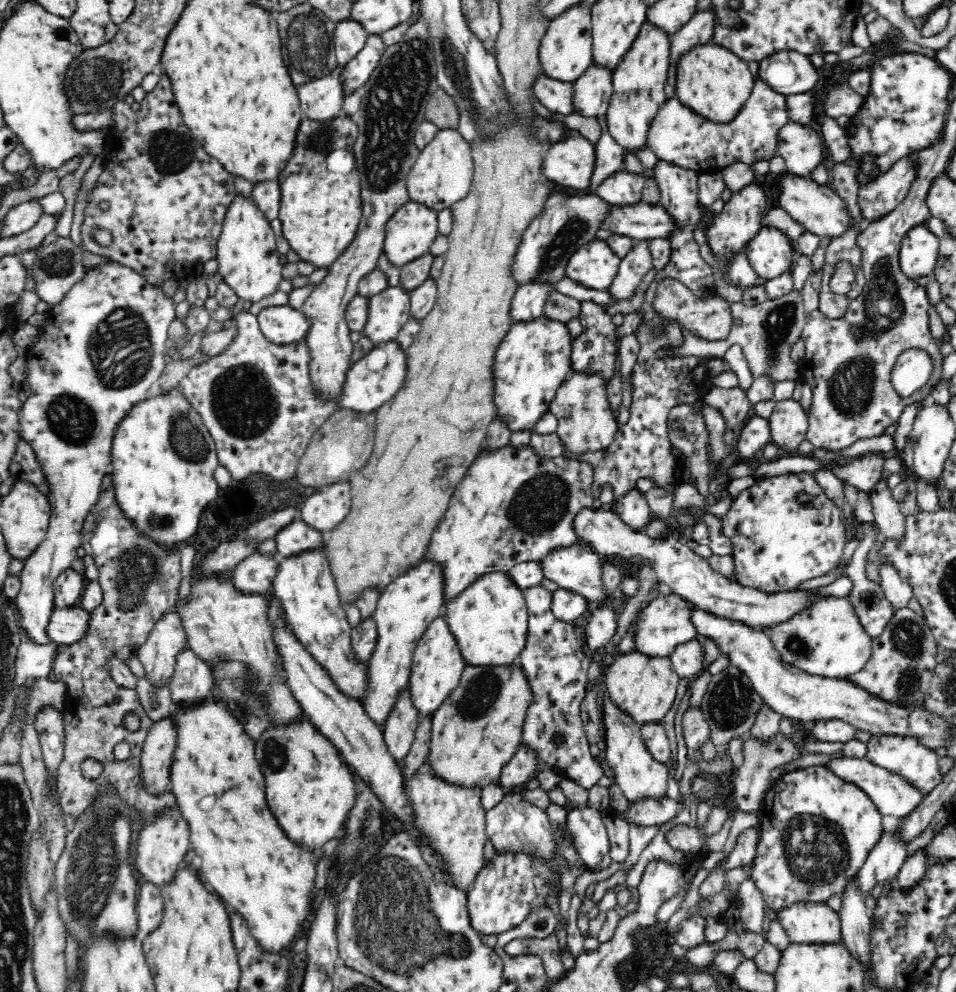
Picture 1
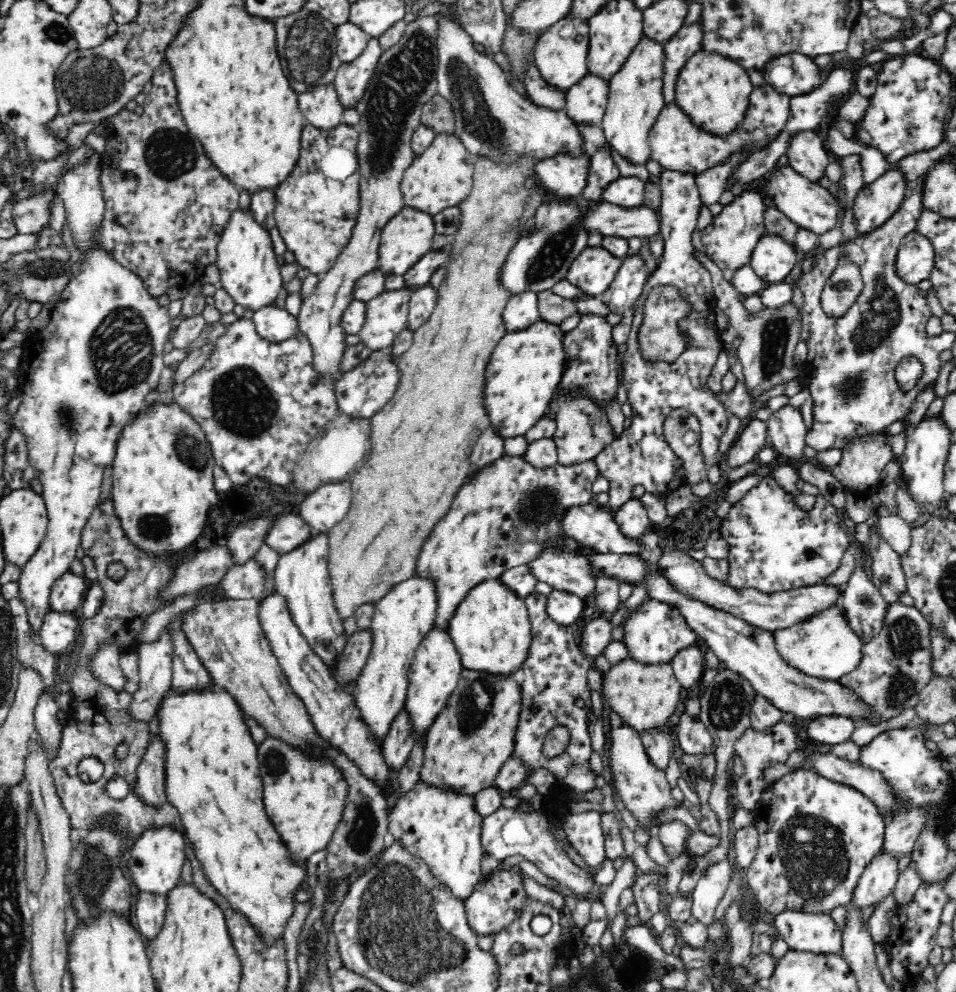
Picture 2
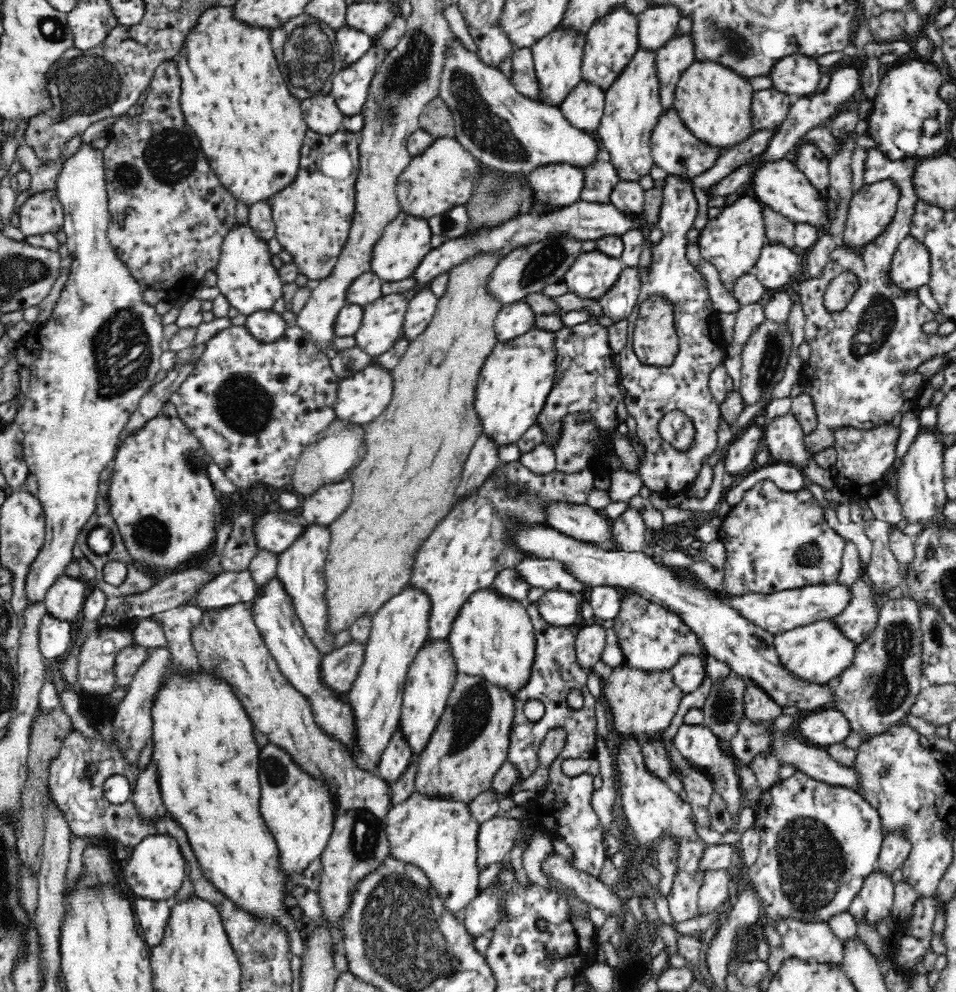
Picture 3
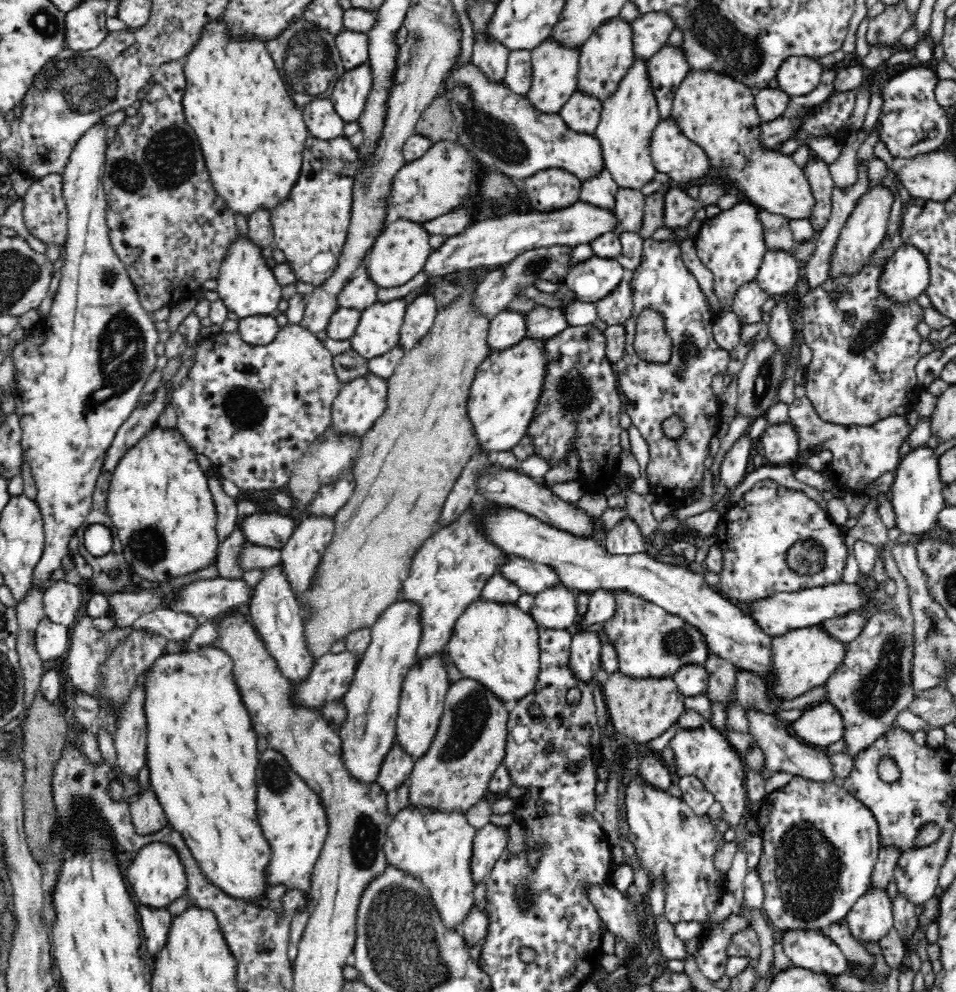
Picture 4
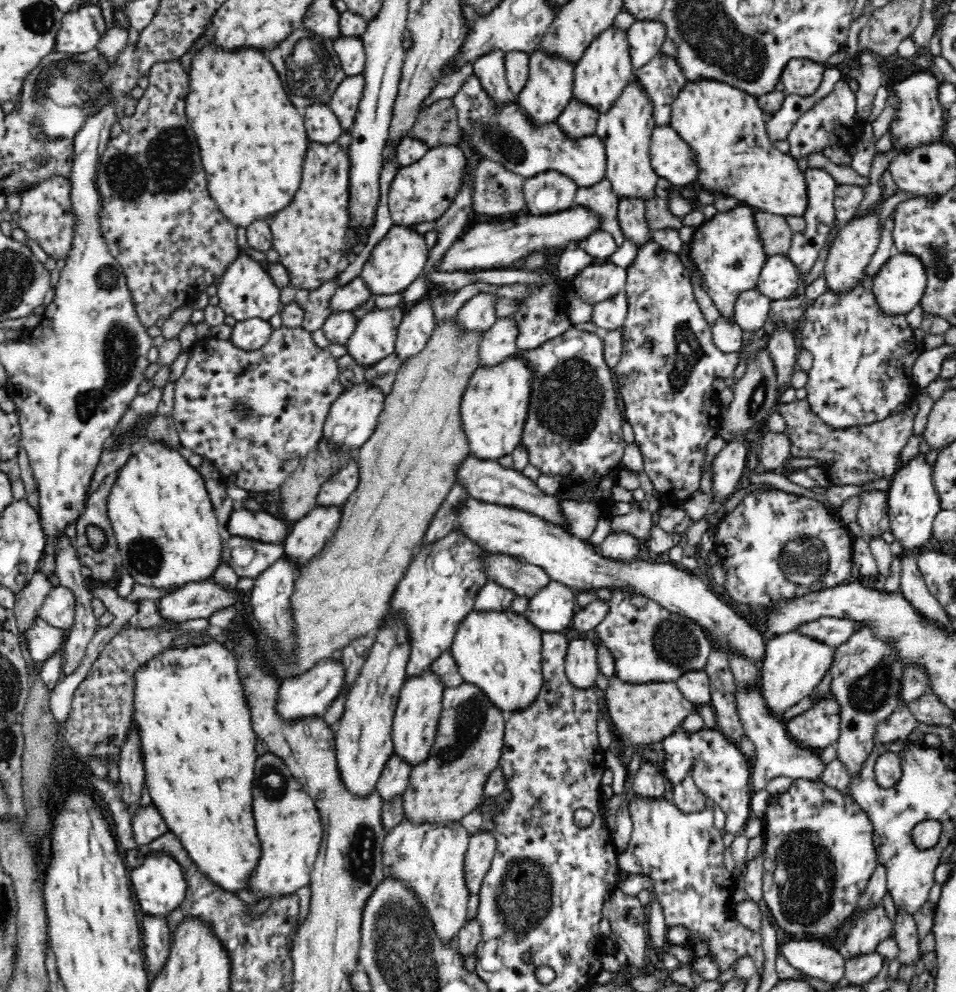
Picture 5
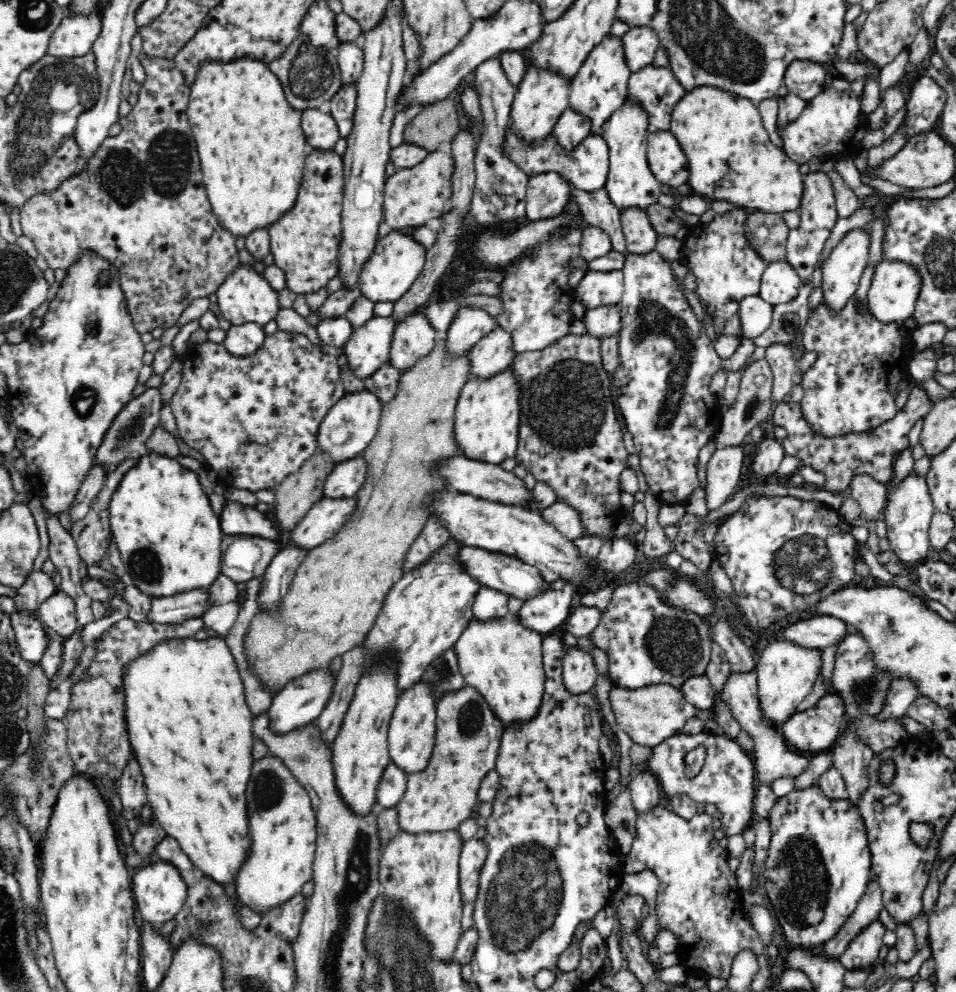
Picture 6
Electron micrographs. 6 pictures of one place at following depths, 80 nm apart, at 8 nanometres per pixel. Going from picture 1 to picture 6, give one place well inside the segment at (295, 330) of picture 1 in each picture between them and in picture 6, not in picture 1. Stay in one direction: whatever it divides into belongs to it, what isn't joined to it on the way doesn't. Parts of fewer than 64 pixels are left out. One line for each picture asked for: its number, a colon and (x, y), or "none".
2: (275, 324)
3: (267, 326)
4: (262, 328)
5: (250, 334)
6: (244, 339)

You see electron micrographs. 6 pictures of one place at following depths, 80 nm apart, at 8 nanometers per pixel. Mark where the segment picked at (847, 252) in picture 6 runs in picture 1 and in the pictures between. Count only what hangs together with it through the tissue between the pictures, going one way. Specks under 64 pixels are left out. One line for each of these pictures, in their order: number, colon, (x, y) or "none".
1: (877, 198)
2: (877, 201)
3: (873, 207)
4: (867, 226)
5: (858, 241)

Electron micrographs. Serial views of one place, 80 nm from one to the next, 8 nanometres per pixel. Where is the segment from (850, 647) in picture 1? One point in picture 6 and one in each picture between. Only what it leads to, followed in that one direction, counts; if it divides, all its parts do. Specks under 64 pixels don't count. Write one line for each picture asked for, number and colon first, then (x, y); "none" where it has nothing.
2: (825, 645)
3: (820, 651)
4: (806, 657)
5: (795, 663)
6: (787, 672)

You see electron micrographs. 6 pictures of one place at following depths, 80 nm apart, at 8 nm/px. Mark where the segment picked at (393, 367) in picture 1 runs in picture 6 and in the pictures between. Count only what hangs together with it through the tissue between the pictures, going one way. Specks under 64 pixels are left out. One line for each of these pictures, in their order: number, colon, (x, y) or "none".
2: (362, 391)
3: (362, 396)
4: (360, 402)
5: (353, 415)
6: (349, 426)

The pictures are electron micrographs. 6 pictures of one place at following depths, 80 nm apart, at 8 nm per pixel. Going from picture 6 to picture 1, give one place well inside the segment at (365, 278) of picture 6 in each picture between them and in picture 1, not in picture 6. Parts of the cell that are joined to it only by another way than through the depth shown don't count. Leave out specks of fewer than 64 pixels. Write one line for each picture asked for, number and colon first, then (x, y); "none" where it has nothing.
1: (411, 231)
2: (407, 237)
3: (406, 240)
4: (400, 252)
5: (400, 257)

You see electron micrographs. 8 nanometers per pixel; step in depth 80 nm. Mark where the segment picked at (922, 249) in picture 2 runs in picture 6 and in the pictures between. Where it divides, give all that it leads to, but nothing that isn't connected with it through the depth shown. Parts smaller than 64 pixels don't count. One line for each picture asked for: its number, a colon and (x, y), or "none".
3: (911, 267)
4: (906, 275)
5: (899, 285)
6: (893, 294)

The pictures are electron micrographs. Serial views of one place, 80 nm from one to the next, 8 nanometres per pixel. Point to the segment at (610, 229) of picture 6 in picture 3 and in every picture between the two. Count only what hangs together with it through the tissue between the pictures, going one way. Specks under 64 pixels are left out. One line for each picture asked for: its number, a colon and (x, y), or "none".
3: (601, 176)
4: (600, 190)
5: (601, 198)

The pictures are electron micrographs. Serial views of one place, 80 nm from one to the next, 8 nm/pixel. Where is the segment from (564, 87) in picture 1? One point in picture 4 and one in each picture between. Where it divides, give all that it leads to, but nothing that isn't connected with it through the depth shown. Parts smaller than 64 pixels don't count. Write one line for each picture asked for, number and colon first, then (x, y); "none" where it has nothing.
2: (542, 93)
3: (523, 77)
4: (518, 77)

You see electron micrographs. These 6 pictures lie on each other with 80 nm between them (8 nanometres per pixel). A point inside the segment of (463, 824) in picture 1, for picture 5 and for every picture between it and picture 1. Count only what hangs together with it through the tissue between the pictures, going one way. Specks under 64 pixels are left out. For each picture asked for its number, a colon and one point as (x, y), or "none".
2: (441, 825)
3: (439, 834)
4: (436, 845)
5: (429, 855)

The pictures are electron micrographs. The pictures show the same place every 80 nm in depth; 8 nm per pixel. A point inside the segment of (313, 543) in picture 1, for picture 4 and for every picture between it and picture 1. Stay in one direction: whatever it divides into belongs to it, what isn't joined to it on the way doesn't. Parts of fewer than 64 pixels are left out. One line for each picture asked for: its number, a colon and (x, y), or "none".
2: (290, 531)
3: (276, 532)
4: (272, 530)

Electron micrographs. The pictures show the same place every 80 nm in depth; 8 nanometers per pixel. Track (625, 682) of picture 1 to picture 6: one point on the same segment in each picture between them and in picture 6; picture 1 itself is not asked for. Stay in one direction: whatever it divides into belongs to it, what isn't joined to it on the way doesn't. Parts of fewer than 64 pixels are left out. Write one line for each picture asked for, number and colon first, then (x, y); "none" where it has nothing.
2: (645, 695)
3: (643, 702)
4: (641, 709)
5: (645, 713)
6: (649, 715)

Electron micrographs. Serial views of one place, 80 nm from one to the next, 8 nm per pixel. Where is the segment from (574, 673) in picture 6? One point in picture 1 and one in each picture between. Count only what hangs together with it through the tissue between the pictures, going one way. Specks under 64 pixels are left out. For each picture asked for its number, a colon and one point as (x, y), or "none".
1: (603, 624)
2: (595, 637)
3: (590, 640)
4: (586, 646)
5: (582, 667)

